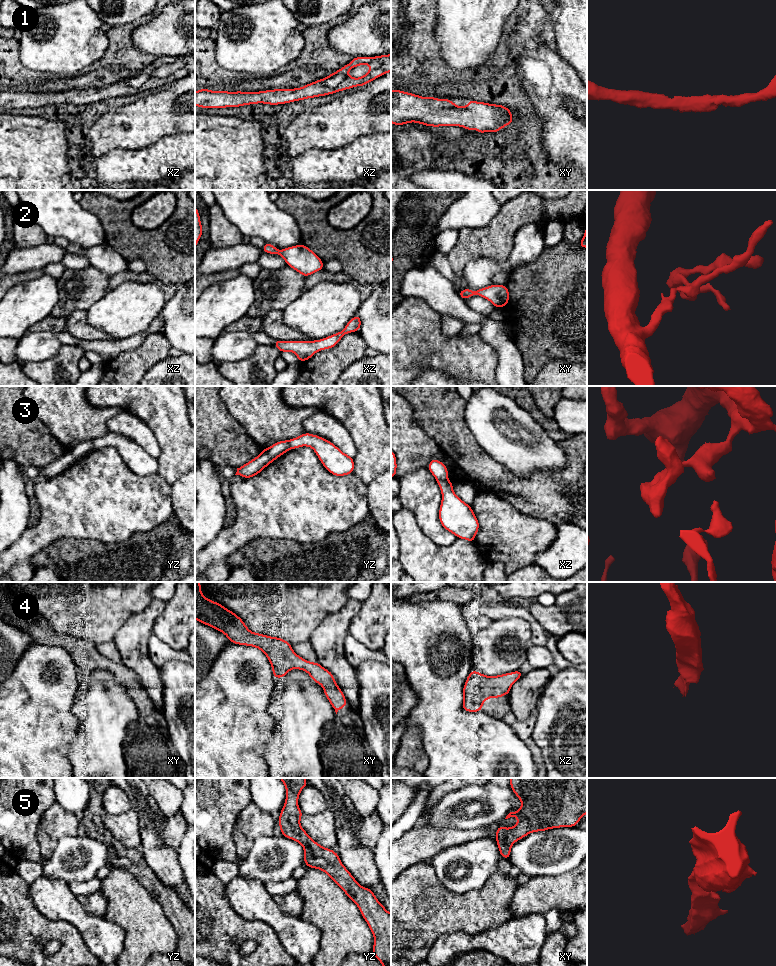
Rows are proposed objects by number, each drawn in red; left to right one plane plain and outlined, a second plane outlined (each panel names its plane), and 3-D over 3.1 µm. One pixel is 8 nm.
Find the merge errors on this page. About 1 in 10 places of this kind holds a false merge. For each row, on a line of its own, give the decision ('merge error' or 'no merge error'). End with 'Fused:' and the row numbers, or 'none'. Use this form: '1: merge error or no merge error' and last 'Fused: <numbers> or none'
1: no merge error
2: no merge error
3: no merge error
4: no merge error
5: no merge error
Fused: none

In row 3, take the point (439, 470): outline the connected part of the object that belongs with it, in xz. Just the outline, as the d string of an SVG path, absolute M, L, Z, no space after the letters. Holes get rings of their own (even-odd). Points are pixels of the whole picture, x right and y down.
M432 459L428 470L437 480L442 493L439 509L439 521L444 529L457 538L474 543L479 530L479 522L471 506L462 501L453 491L453 484L448 480L448 469L437 459Z

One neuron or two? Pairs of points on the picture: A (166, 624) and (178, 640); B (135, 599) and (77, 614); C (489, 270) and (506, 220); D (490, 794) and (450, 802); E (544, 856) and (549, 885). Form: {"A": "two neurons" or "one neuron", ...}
{"A": "one neuron", "B": "one neuron", "C": "two neurons", "D": "one neuron", "E": "two neurons"}

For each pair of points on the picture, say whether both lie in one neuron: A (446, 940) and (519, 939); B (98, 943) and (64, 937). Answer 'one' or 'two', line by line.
A: one
B: two

